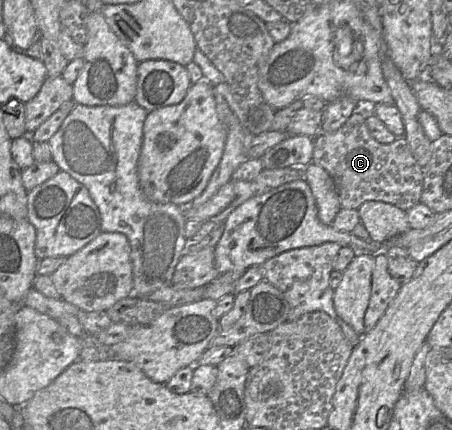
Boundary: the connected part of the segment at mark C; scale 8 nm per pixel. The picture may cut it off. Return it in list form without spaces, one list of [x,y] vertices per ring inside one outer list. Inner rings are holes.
[[[361,103],[335,132],[320,131],[315,138],[312,162],[324,168],[332,177],[341,208],[358,209],[364,202],[382,201],[407,212],[421,202],[423,168],[412,155],[404,136],[390,144],[379,143],[372,137],[366,124],[369,112],[364,105]]]

